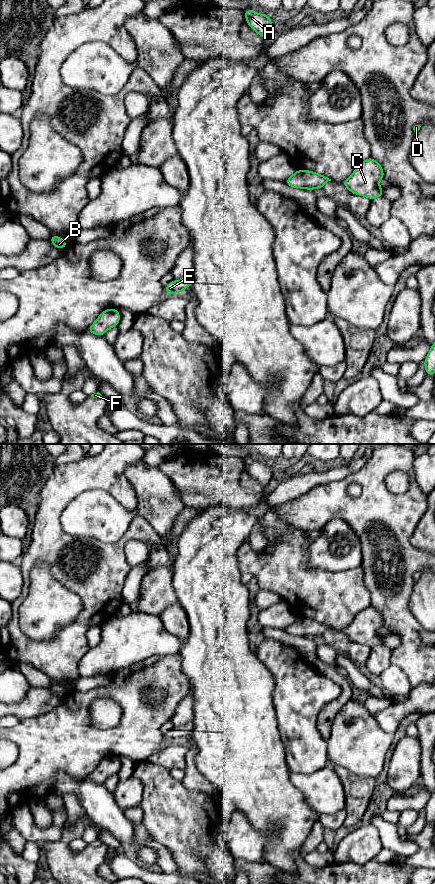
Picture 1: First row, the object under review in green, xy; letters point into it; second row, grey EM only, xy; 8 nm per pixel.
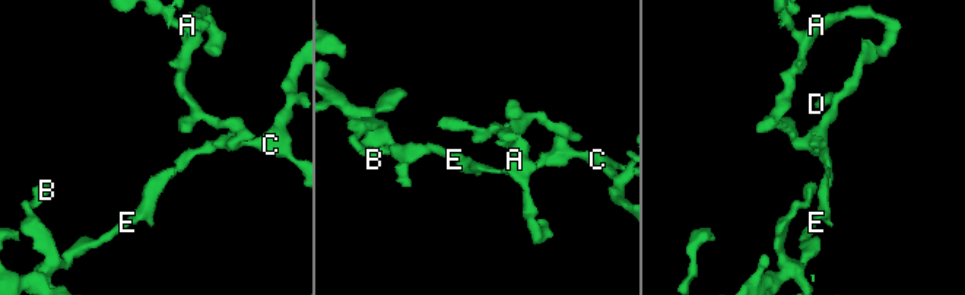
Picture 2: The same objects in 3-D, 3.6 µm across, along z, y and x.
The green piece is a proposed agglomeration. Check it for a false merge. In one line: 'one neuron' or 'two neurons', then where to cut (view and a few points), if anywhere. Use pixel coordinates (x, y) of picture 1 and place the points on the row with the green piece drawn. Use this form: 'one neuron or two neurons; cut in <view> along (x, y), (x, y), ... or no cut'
one neuron; no cut

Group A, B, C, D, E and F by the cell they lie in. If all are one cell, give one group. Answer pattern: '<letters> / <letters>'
A B C D E F

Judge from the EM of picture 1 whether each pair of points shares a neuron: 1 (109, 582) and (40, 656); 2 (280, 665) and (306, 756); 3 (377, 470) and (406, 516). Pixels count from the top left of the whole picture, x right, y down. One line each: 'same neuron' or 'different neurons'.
1: same neuron
2: same neuron
3: same neuron

